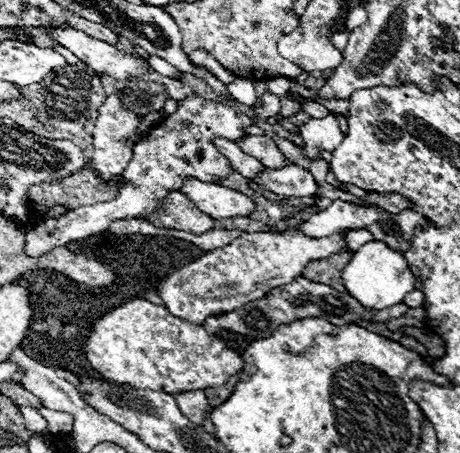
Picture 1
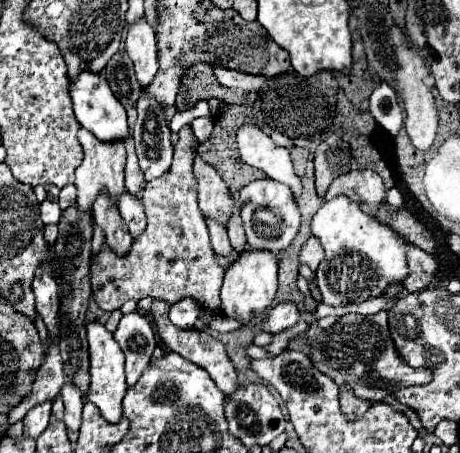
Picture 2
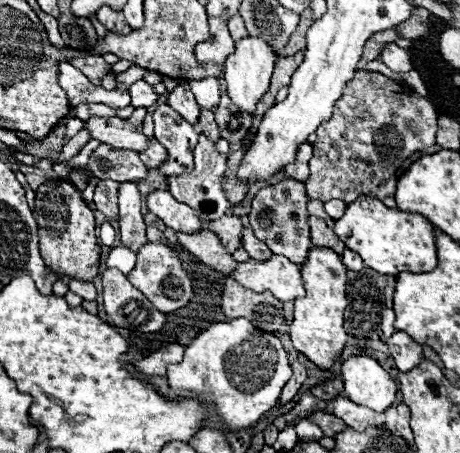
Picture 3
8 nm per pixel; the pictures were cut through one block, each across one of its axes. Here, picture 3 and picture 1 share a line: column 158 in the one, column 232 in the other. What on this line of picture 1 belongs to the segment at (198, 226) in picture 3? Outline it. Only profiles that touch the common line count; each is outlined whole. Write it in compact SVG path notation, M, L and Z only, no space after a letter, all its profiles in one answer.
M186 180L182 192L210 218L224 220L244 216L248 218L254 212L256 204L242 192L230 190L220 184L206 184L200 180Z

